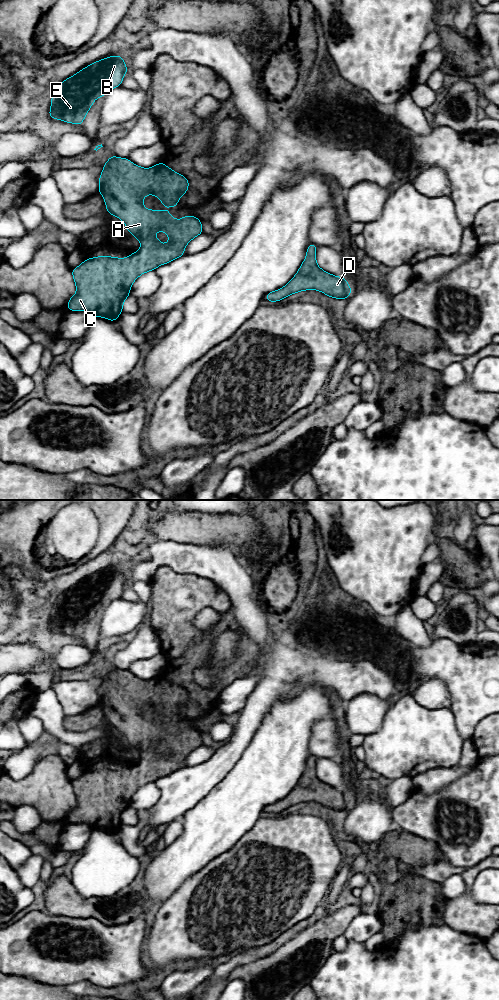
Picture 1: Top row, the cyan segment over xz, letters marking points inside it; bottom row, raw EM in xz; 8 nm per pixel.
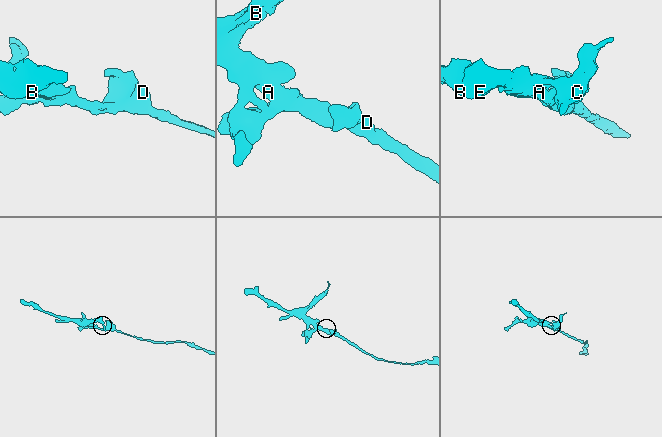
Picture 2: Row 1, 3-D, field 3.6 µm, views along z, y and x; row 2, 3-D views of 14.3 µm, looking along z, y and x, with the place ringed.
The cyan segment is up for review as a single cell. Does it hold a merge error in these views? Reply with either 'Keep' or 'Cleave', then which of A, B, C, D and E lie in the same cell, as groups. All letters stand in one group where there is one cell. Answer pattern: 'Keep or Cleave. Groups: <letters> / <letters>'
Keep. Groups: A B C D E

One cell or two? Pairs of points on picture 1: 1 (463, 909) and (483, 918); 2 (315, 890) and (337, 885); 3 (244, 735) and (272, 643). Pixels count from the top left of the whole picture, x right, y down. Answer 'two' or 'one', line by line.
1: one
2: two
3: one

